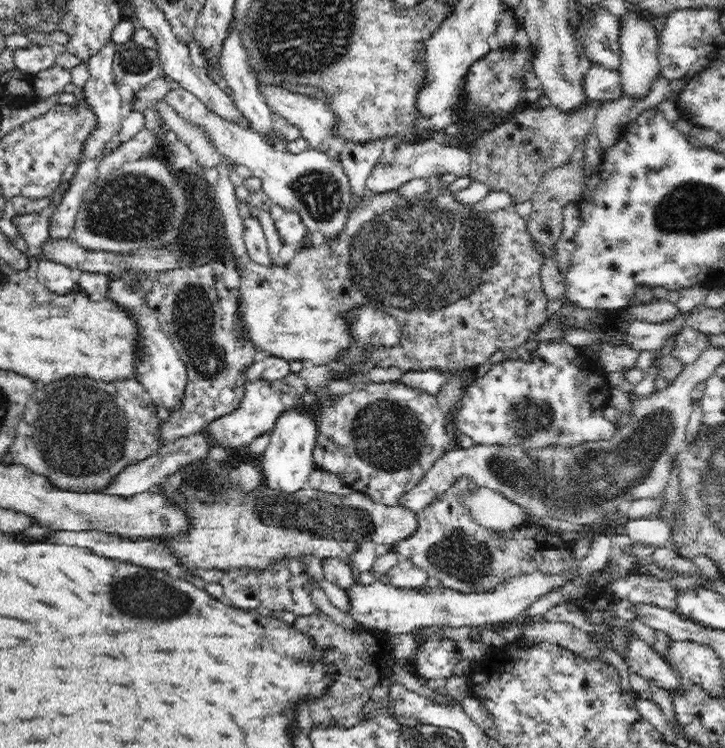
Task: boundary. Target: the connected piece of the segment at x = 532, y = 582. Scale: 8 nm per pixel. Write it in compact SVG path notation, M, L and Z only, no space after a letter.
M576 571L571 574L571 572L562 572L562 573L542 573L542 572L534 572L528 574L526 576L516 576L504 582L504 584L500 584L498 587L495 588L494 591L488 591L483 593L461 593L458 591L454 591L451 588L445 588L441 584L432 583L428 586L423 586L422 588L404 588L404 587L397 587L396 585L391 584L382 584L382 582L375 582L374 584L368 585L358 585L358 586L350 586L348 590L345 590L349 597L349 601L351 603L351 609L346 611L354 620L356 620L359 626L363 626L365 629L371 629L374 632L379 632L380 634L384 634L386 636L391 636L395 634L410 634L410 632L415 632L416 630L420 630L420 628L430 627L430 626L438 626L438 627L452 627L452 628L460 628L460 626L469 626L469 627L479 627L484 628L486 626L493 626L494 628L500 628L501 626L508 626L518 620L522 621L524 617L524 610L532 604L532 602L536 602L540 596L549 595L550 593L557 591L558 588L566 587L576 576Z

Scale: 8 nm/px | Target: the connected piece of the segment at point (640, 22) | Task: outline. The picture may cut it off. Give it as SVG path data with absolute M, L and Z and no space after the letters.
M626 10L624 14L625 28L621 32L621 63L617 76L620 78L623 95L644 99L652 91L652 82L661 76L659 54L658 24L645 16L637 16L636 12Z

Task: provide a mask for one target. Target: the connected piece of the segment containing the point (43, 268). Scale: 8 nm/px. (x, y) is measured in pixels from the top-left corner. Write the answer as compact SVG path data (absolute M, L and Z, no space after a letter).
M38 258L37 279L50 291L56 294L75 292L77 282L72 280L71 268L46 258Z

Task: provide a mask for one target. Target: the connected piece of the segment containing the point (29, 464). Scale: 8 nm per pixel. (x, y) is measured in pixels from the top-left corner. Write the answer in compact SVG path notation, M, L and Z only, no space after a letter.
M72 376L45 384L29 398L22 423L9 449L14 464L42 474L56 488L70 492L106 492L127 467L156 455L165 444L160 436L161 420L156 415L156 404L137 379L107 383Z

